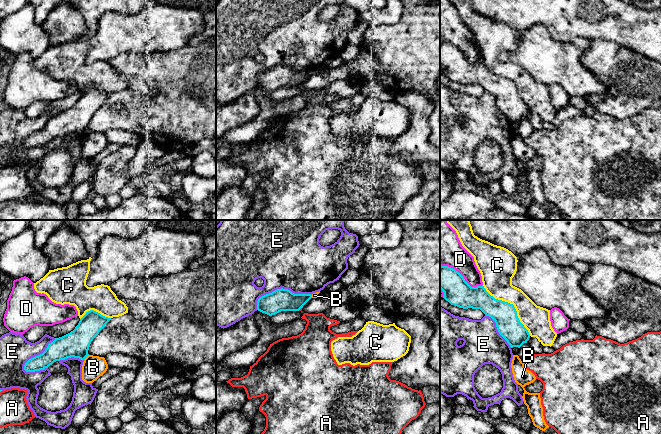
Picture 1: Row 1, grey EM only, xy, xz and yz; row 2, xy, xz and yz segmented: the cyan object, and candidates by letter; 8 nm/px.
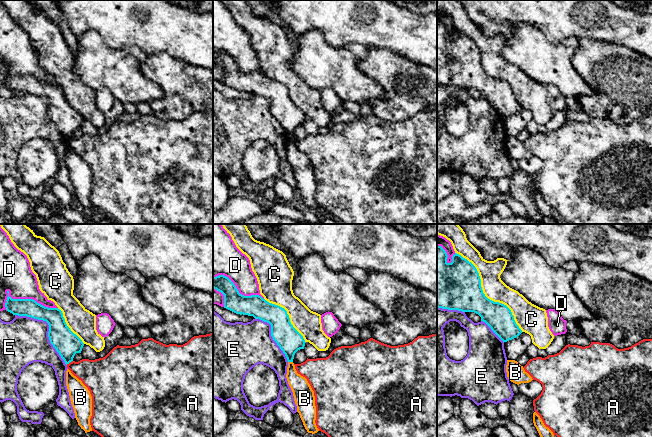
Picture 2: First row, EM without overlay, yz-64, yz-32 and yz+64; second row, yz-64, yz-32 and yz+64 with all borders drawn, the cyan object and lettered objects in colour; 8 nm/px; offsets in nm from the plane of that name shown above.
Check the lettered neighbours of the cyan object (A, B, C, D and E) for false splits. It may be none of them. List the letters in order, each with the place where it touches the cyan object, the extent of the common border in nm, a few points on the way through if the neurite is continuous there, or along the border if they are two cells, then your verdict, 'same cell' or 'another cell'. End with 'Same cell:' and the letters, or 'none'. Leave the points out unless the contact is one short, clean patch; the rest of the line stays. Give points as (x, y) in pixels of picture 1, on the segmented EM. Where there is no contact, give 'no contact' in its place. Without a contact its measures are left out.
A: contact xz (299, 309); length 40 nm; another cell
B: contact xy (85, 357); length 60 nm; border xy (88, 354), (83, 359); another cell
C: contact yz (512, 304); length 550 nm; another cell
D: contact yz (462, 276); length 380 nm; another cell
E: contact xy (36, 356); length 360 nm; another cell
Same cell: none

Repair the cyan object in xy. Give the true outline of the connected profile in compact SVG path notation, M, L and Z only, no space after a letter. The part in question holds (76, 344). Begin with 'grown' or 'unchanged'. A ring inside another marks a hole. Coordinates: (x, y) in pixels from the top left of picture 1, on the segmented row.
unchanged | M94 310L86 312L73 331L55 338L42 354L25 363L24 370L26 372L44 370L56 361L71 357L84 360L89 355L88 350L91 342L110 320L111 318Z

